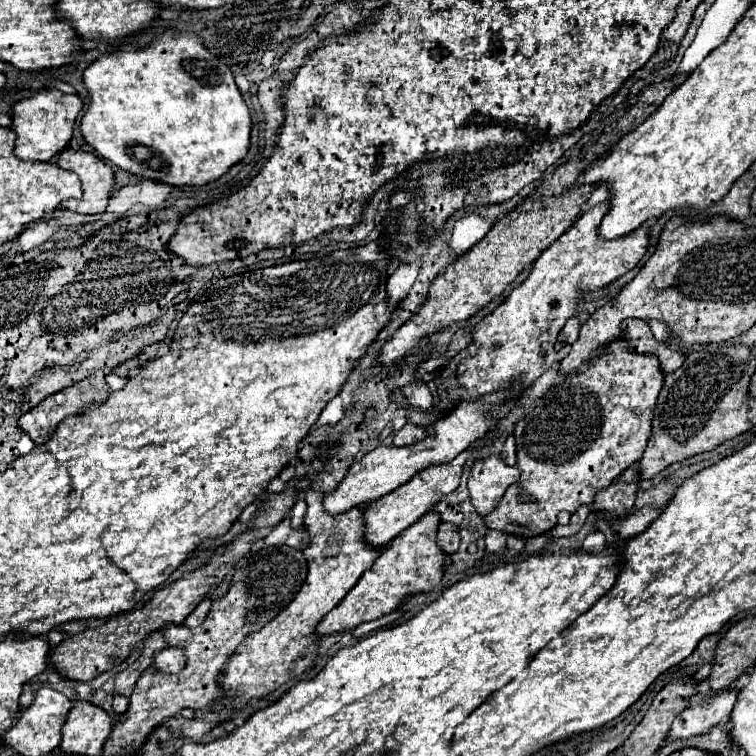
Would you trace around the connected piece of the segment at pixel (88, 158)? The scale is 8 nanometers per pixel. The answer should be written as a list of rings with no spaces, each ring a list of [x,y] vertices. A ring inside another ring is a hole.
[[[64,149],[62,153],[58,153],[56,163],[62,169],[74,171],[80,177],[84,189],[82,199],[62,201],[62,207],[78,213],[102,213],[108,205],[108,197],[114,187],[112,167],[104,163],[98,155],[82,149]]]

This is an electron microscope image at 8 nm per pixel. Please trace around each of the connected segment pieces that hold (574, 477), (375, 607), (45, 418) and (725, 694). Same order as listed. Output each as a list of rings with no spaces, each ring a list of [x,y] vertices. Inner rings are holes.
[[[624,339],[612,341],[600,357],[594,357],[590,365],[578,373],[566,377],[560,385],[554,385],[546,391],[546,395],[532,407],[532,411],[516,423],[516,451],[520,479],[510,485],[496,505],[496,509],[484,519],[488,529],[498,529],[514,537],[530,539],[542,533],[548,533],[556,525],[556,517],[560,511],[574,513],[580,505],[590,505],[598,489],[604,489],[630,465],[638,463],[652,431],[652,411],[656,405],[656,397],[662,389],[664,373],[660,371],[658,357],[654,355],[638,355],[630,353]],[[520,489],[532,495],[534,501],[522,503],[518,499]]]
[[[430,511],[424,517],[420,517],[420,521],[404,529],[398,537],[394,537],[394,541],[388,547],[384,547],[376,563],[368,571],[364,571],[364,575],[350,589],[350,593],[318,623],[316,635],[322,639],[328,635],[356,629],[360,623],[396,611],[410,595],[432,591],[440,583],[444,573],[442,571],[444,553],[436,545],[438,525],[440,525],[440,517]]]
[[[94,371],[90,377],[78,381],[76,385],[70,385],[70,387],[58,391],[58,393],[52,393],[50,397],[46,397],[44,401],[40,401],[34,409],[26,411],[26,413],[20,417],[18,427],[20,427],[24,433],[28,433],[30,439],[32,439],[36,445],[42,445],[42,443],[46,443],[46,441],[56,433],[58,425],[60,425],[66,417],[78,415],[78,413],[82,413],[88,405],[92,405],[94,401],[100,403],[100,401],[104,401],[106,397],[108,397],[108,385],[106,385],[106,381],[104,381],[104,373],[102,373],[102,371]]]
[[[736,689],[720,691],[706,699],[706,705],[692,705],[684,709],[672,723],[670,733],[666,735],[668,741],[686,741],[696,735],[708,733],[712,727],[726,721],[732,713],[736,703]]]

